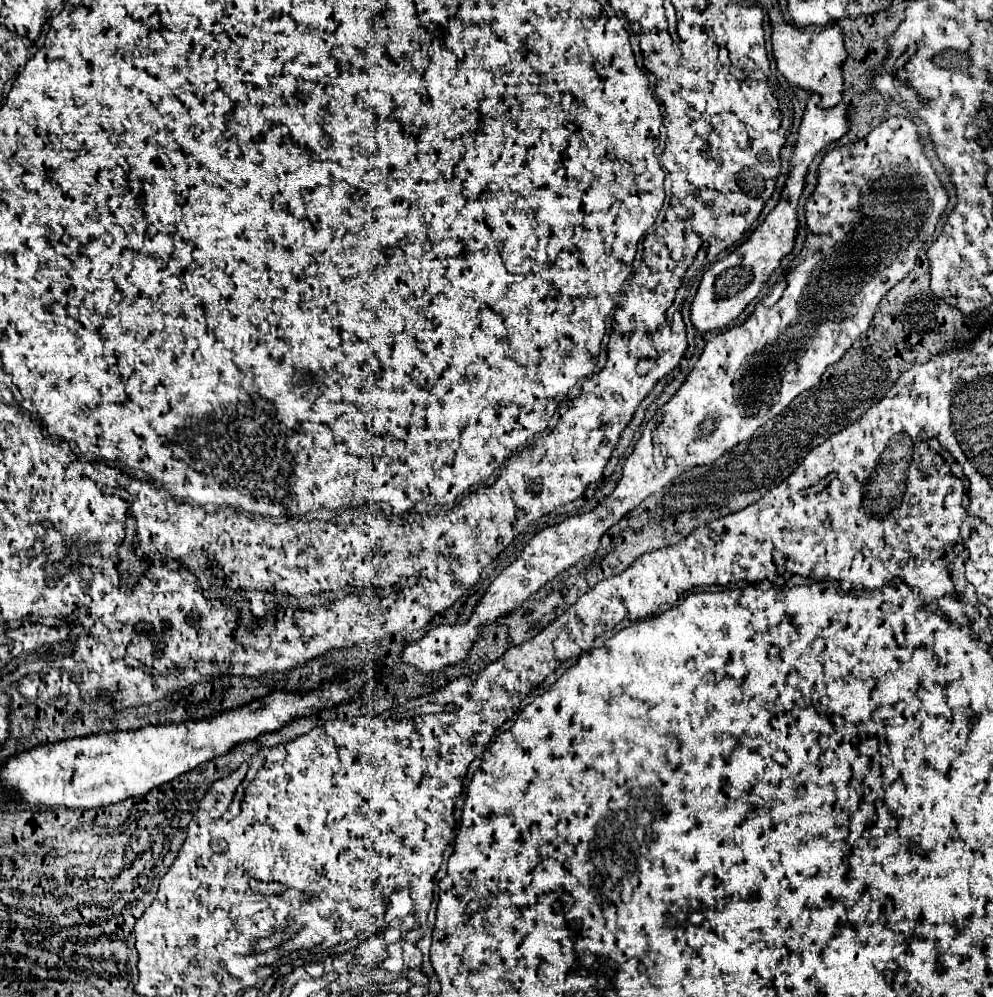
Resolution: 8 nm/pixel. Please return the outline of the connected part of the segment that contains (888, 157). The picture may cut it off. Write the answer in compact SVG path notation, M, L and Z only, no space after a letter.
M890 118L874 128L866 138L828 152L818 166L816 188L804 206L806 240L800 254L788 268L786 290L782 298L766 312L760 312L760 306L756 304L752 316L744 324L708 340L686 382L662 408L656 410L654 418L646 424L642 438L626 458L616 490L606 498L604 504L588 514L572 516L556 526L540 530L522 550L518 560L494 578L466 624L432 628L424 638L404 648L402 662L418 668L424 674L444 672L446 668L464 662L488 622L510 614L526 598L536 594L548 580L568 570L578 560L592 556L604 532L630 510L634 510L646 496L662 490L672 478L696 464L712 464L726 450L734 448L738 442L744 442L746 432L756 432L764 424L764 418L774 418L774 414L780 414L780 406L788 406L790 400L794 400L800 392L816 386L822 372L840 360L852 342L868 330L884 294L914 268L918 252L934 234L946 204L948 194L934 174L930 160L922 154L914 122L906 118Z

